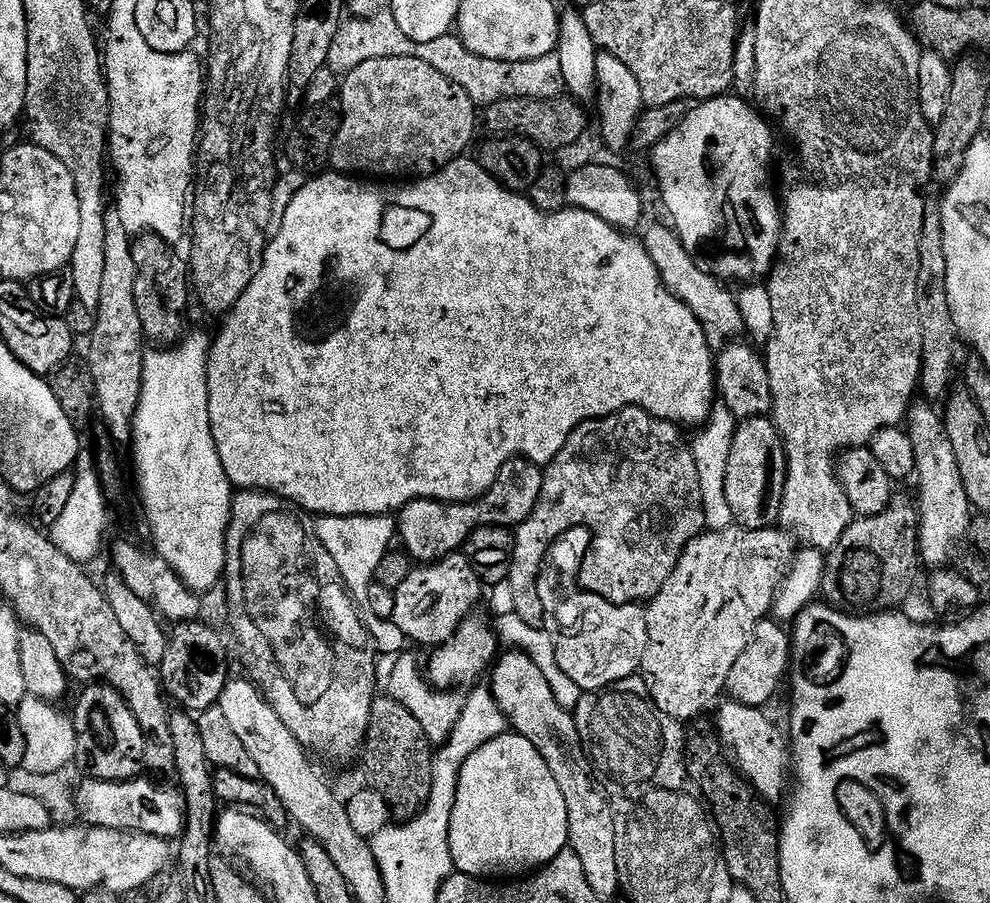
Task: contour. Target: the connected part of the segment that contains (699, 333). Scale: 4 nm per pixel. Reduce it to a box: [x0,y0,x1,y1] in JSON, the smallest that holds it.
[208,159,718,516]

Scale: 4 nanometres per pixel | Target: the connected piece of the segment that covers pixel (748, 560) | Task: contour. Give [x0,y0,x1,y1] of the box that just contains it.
[638,524,797,722]

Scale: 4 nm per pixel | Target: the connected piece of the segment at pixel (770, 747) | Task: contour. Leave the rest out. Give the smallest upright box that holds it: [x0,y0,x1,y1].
[714,699,790,802]

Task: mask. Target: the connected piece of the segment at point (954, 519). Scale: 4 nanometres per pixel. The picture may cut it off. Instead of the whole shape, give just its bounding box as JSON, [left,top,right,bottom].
[906,399,974,570]

